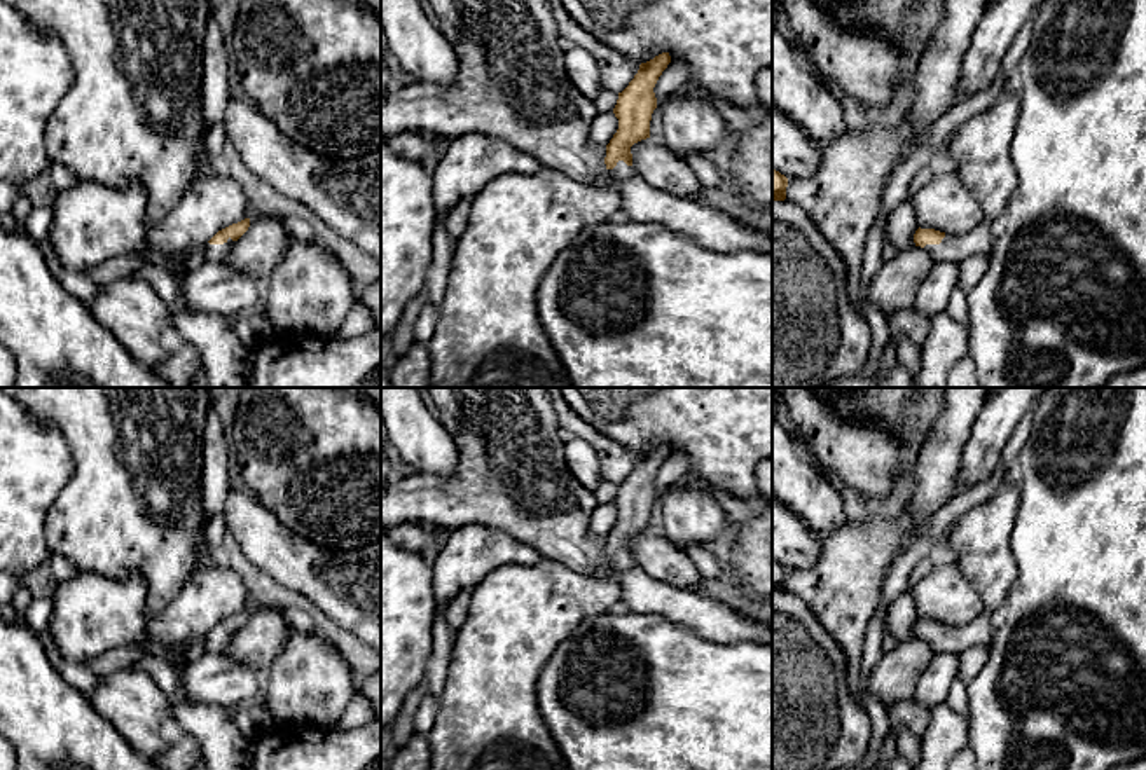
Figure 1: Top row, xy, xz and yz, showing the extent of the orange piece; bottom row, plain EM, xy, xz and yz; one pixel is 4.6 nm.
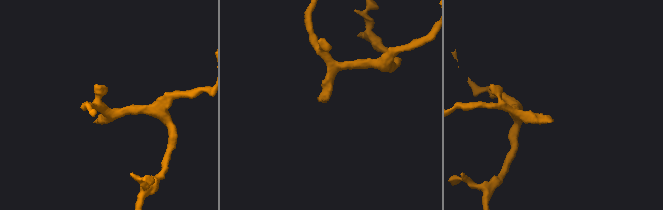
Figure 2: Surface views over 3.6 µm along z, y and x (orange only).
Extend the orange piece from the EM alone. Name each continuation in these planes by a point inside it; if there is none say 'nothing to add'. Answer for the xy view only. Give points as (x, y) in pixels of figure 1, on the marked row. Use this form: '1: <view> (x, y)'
1: xy (215, 254)

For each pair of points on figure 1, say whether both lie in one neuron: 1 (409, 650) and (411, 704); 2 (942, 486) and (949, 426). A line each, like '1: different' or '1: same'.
1: different
2: same

